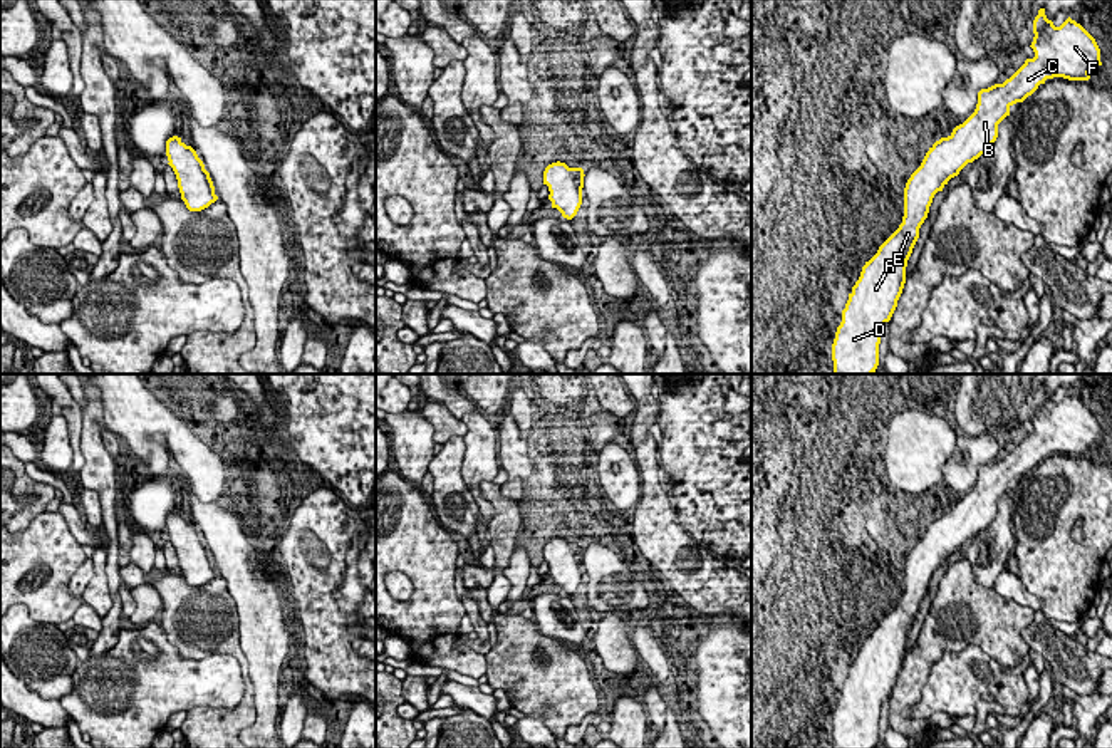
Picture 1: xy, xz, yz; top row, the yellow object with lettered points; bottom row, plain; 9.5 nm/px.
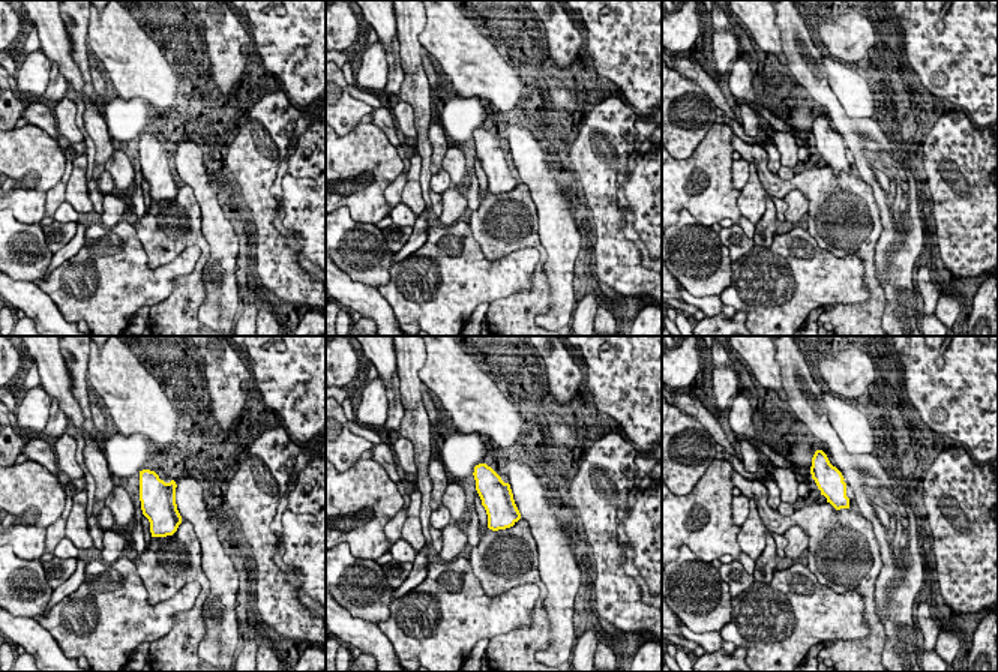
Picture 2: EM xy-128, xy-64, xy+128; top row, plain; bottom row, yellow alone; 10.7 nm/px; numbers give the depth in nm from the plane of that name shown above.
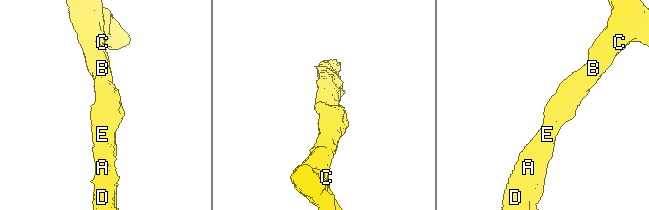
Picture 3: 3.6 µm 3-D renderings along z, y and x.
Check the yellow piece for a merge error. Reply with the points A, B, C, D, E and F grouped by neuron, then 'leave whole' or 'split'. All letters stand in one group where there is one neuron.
A B C D E F; leave whole

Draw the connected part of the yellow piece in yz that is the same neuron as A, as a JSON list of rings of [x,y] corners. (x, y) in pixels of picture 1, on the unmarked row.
[[[1045,384],[1038,386],[1033,396],[1033,434],[1025,439],[1003,460],[995,460],[978,468],[978,480],[974,488],[959,501],[953,505],[948,513],[936,517],[926,528],[921,542],[911,550],[904,564],[904,592],[899,604],[879,622],[877,629],[865,637],[860,652],[849,669],[845,684],[842,686],[842,698],[837,703],[832,719],[834,748],[876,748],[879,741],[879,719],[882,703],[891,696],[897,676],[906,659],[906,642],[912,624],[919,614],[919,604],[928,594],[929,582],[938,567],[948,557],[959,550],[968,540],[985,530],[998,513],[998,500],[1010,491],[1010,483],[1023,478],[1031,471],[1047,455],[1063,453],[1068,456],[1089,456],[1090,444],[1102,441],[1100,424],[1095,414],[1070,392],[1055,403],[1047,394]]]

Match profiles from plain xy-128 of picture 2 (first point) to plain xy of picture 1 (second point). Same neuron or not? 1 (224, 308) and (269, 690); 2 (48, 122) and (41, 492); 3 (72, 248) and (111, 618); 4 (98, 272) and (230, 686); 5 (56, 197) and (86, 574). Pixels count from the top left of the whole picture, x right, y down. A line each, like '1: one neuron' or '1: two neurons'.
1: one neuron
2: two neurons
3: one neuron
4: one neuron
5: one neuron

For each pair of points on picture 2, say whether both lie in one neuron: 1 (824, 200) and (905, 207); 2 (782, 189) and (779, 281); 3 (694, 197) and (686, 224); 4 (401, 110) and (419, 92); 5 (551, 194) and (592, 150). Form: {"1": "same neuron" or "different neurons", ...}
{"1": "different neurons", "2": "different neurons", "3": "different neurons", "4": "different neurons", "5": "different neurons"}

